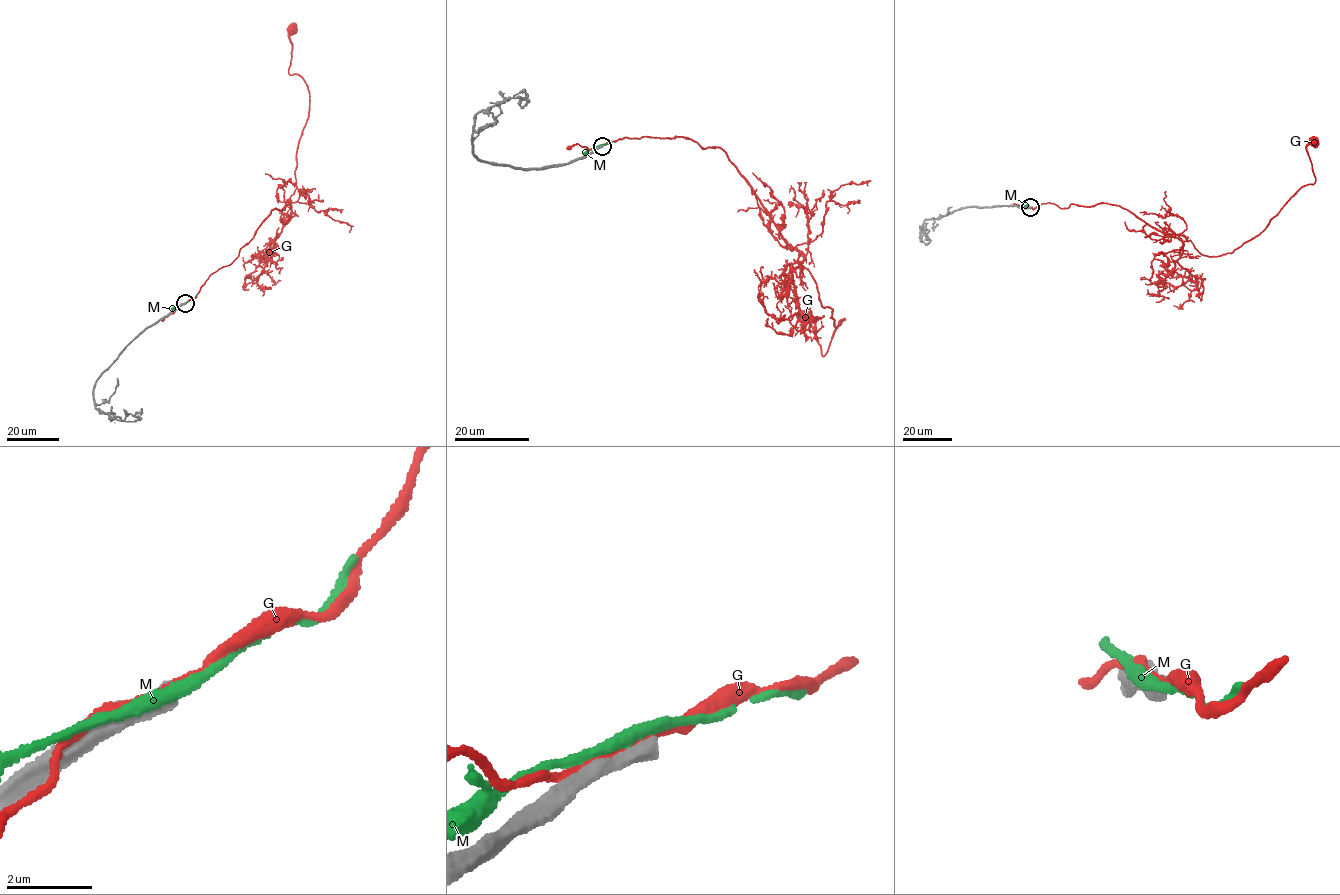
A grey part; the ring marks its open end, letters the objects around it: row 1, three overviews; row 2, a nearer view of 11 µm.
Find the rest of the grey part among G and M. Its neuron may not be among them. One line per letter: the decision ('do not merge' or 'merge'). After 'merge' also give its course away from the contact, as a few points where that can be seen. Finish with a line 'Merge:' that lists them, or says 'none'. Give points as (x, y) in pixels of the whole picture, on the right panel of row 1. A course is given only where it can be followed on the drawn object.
G: do not merge
M: do not merge
Merge: none

